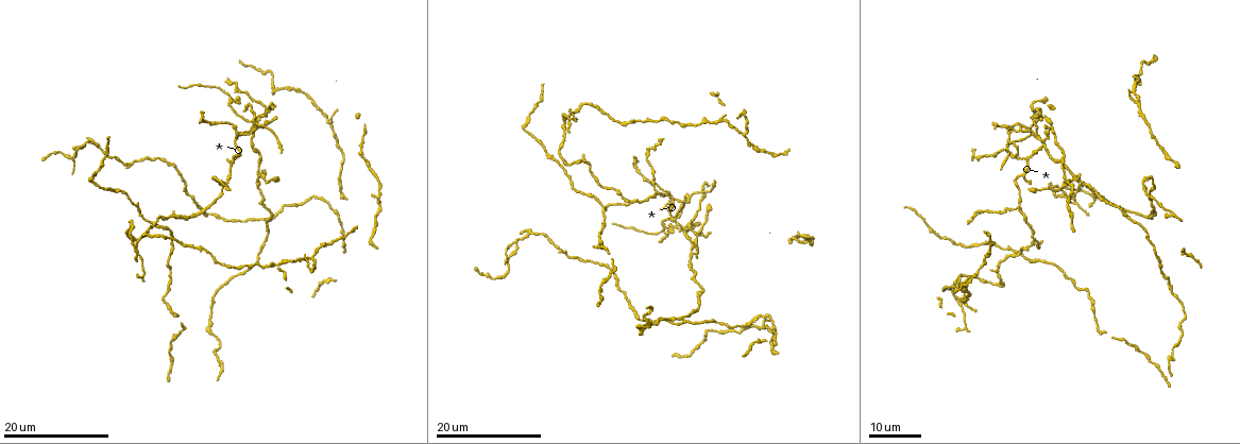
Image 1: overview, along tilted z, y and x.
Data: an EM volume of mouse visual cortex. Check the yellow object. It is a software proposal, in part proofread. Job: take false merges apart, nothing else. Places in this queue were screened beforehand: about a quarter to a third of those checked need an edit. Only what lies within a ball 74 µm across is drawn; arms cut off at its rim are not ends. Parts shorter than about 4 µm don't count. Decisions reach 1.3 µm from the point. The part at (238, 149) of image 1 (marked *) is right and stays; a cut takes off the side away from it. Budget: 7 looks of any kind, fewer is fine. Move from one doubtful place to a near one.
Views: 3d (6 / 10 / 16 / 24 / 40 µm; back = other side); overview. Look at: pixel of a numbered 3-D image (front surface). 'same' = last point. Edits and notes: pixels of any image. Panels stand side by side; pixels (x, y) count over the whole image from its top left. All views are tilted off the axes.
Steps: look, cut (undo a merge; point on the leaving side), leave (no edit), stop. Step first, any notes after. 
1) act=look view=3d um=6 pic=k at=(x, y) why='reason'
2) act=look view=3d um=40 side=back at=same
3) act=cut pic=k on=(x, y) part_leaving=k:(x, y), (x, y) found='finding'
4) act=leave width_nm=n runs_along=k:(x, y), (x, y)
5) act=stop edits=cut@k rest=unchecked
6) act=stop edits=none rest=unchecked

act=look view=3d um=24 pic=1 at=(311, 260) why='three arms meet'

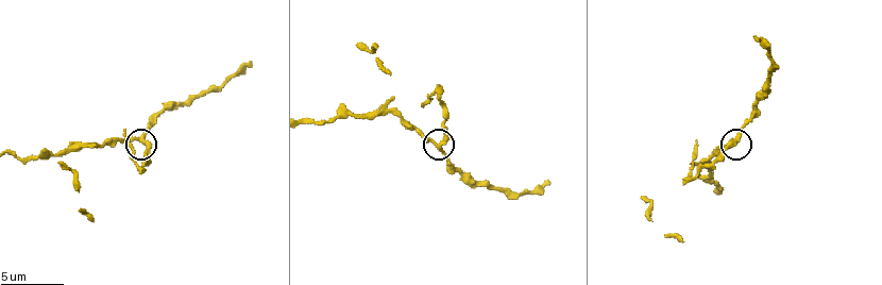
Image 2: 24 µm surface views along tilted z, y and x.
act=look view=3d um=10 pic=2 at=(142, 138)

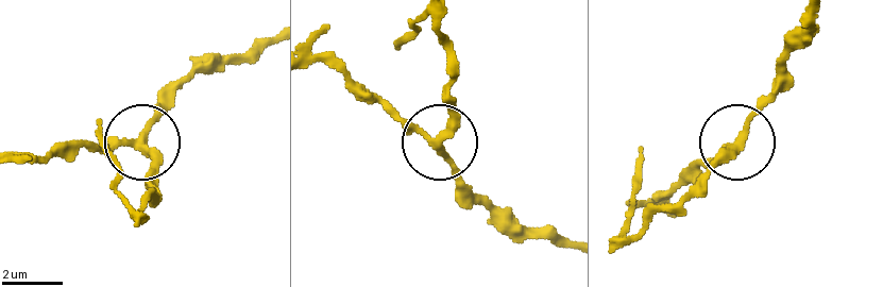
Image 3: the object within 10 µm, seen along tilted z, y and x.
act=look view=3d um=10 side=back pic=3 at=(736, 145)

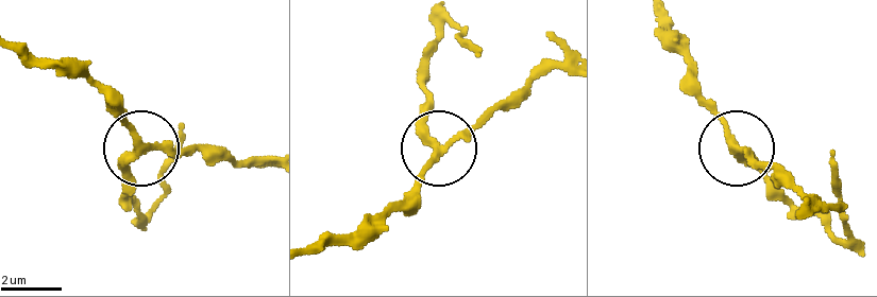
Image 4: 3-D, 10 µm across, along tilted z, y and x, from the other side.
act=leave found='all the same neuron'

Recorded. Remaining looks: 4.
act=look view=3d um=16 pic=1 at=(1018, 208) why='three-way junction'

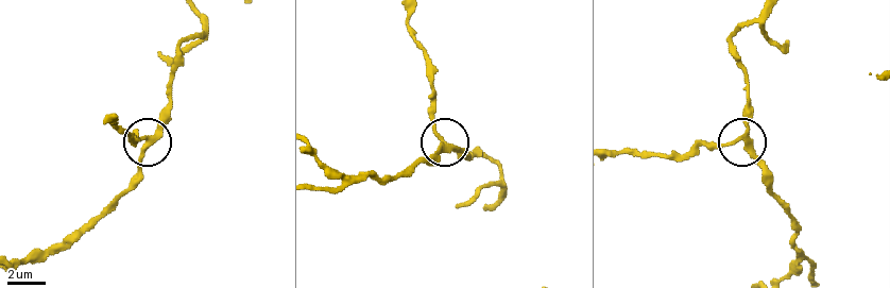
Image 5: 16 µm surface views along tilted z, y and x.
act=look view=3d um=6 pic=5 at=(443, 139)

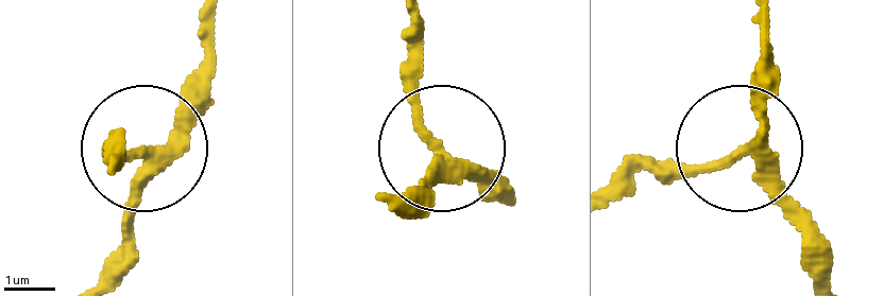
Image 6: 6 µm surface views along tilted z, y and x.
act=look view=3d um=6 side=back pic=6 at=(138, 158)

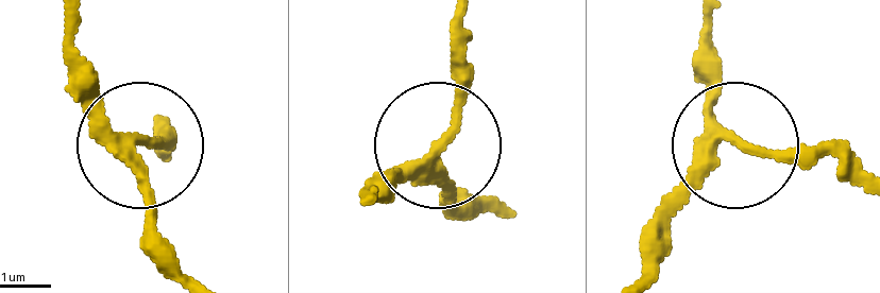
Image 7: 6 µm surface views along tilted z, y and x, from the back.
act=leave width_nm=240 found='one neuron here'

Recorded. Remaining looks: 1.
act=stop edits=none rest=unchecked

